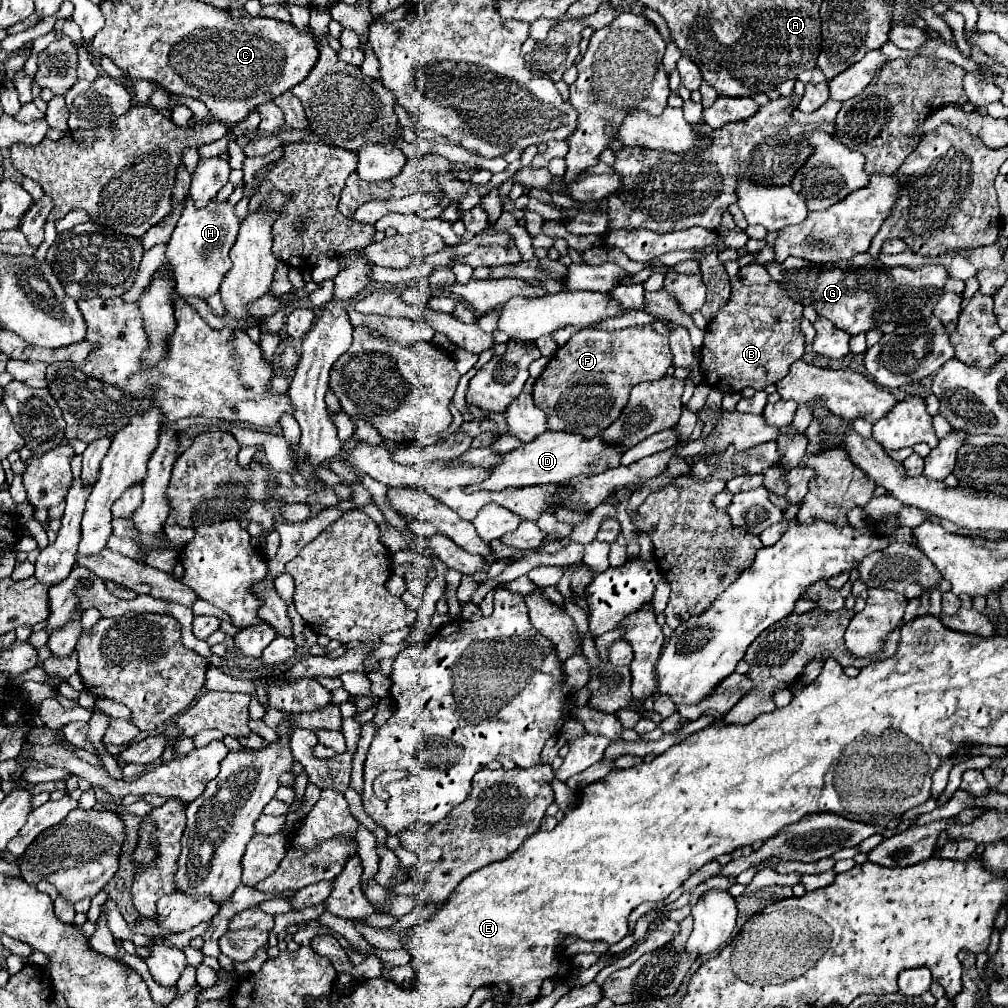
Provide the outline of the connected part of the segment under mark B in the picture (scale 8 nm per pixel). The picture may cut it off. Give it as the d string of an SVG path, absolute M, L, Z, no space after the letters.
M746 264L736 276L730 278L730 298L718 310L718 314L708 322L706 338L700 356L702 378L710 388L722 392L740 392L744 388L764 390L768 384L776 384L788 372L788 366L794 360L800 360L804 354L804 334L800 332L798 322L802 320L802 304L782 294L782 286L770 278L764 266Z

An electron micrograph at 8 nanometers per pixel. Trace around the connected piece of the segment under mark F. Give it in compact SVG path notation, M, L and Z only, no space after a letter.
M634 326L618 332L586 328L576 332L550 358L534 384L534 402L546 412L550 430L596 436L620 416L632 386L660 380L671 364L668 338L652 326Z

